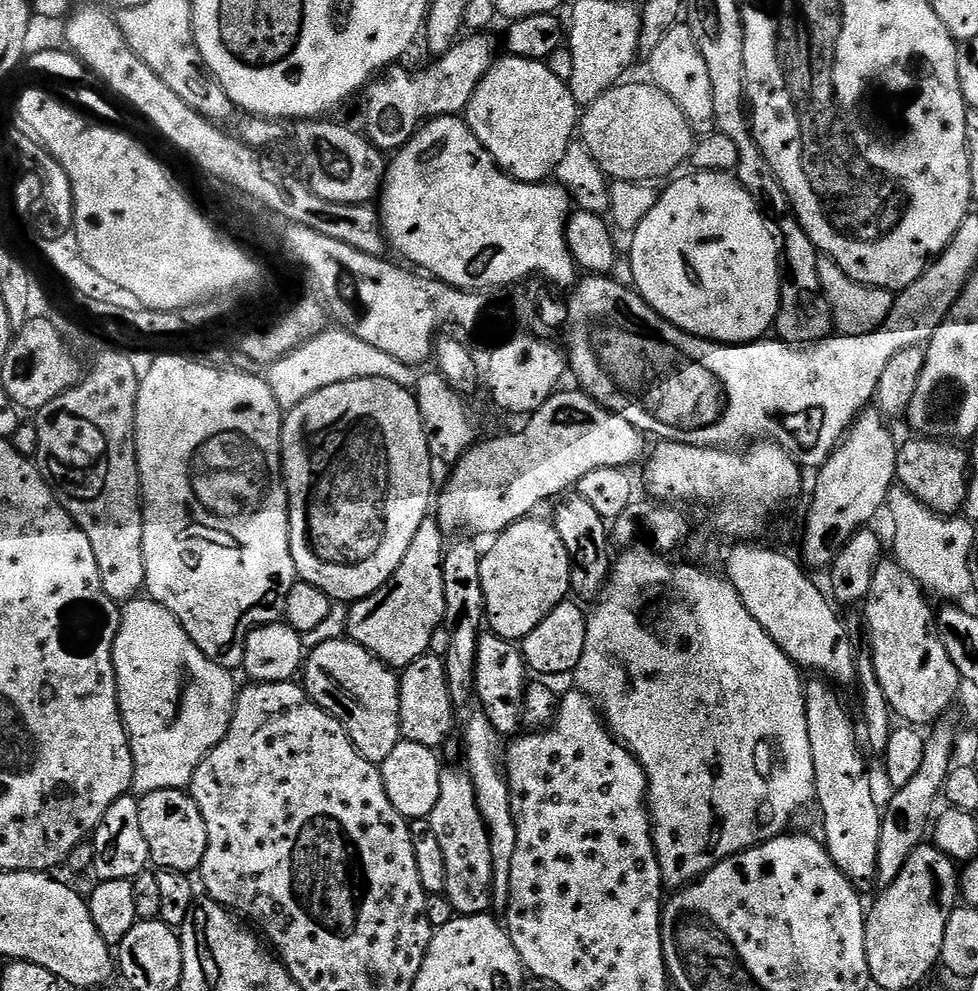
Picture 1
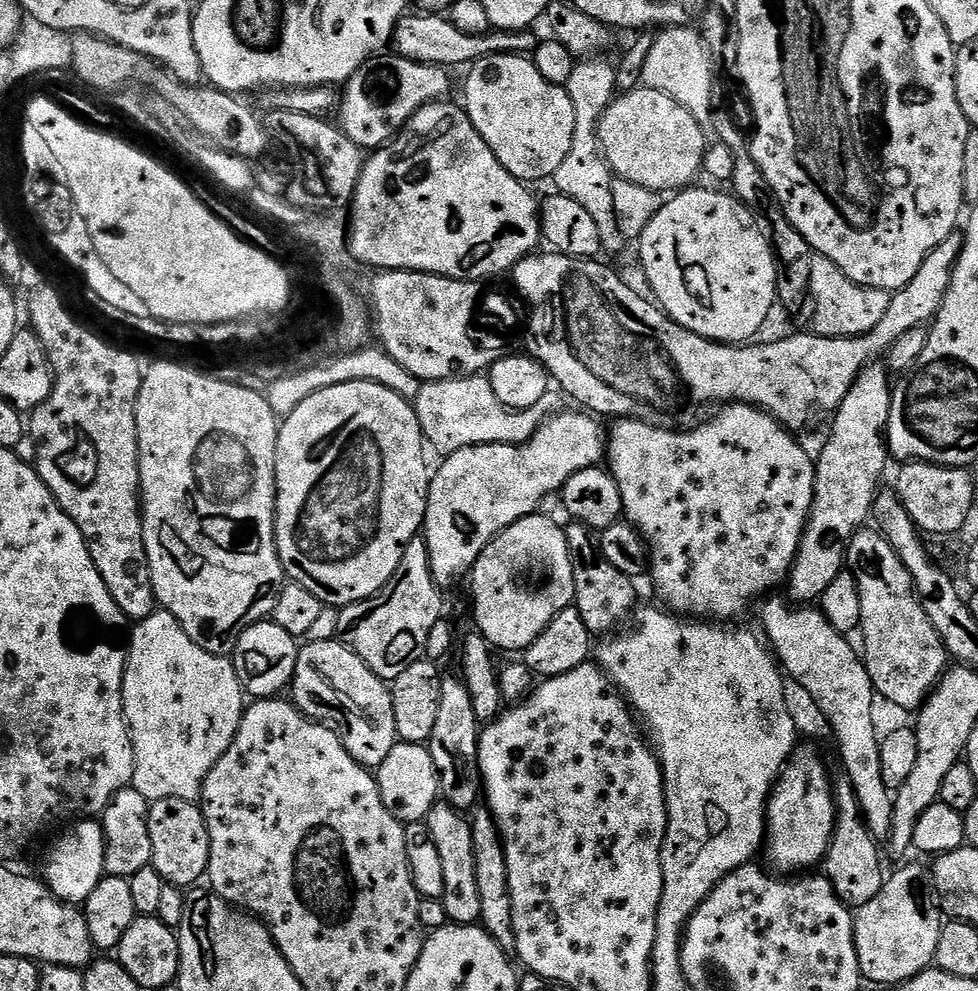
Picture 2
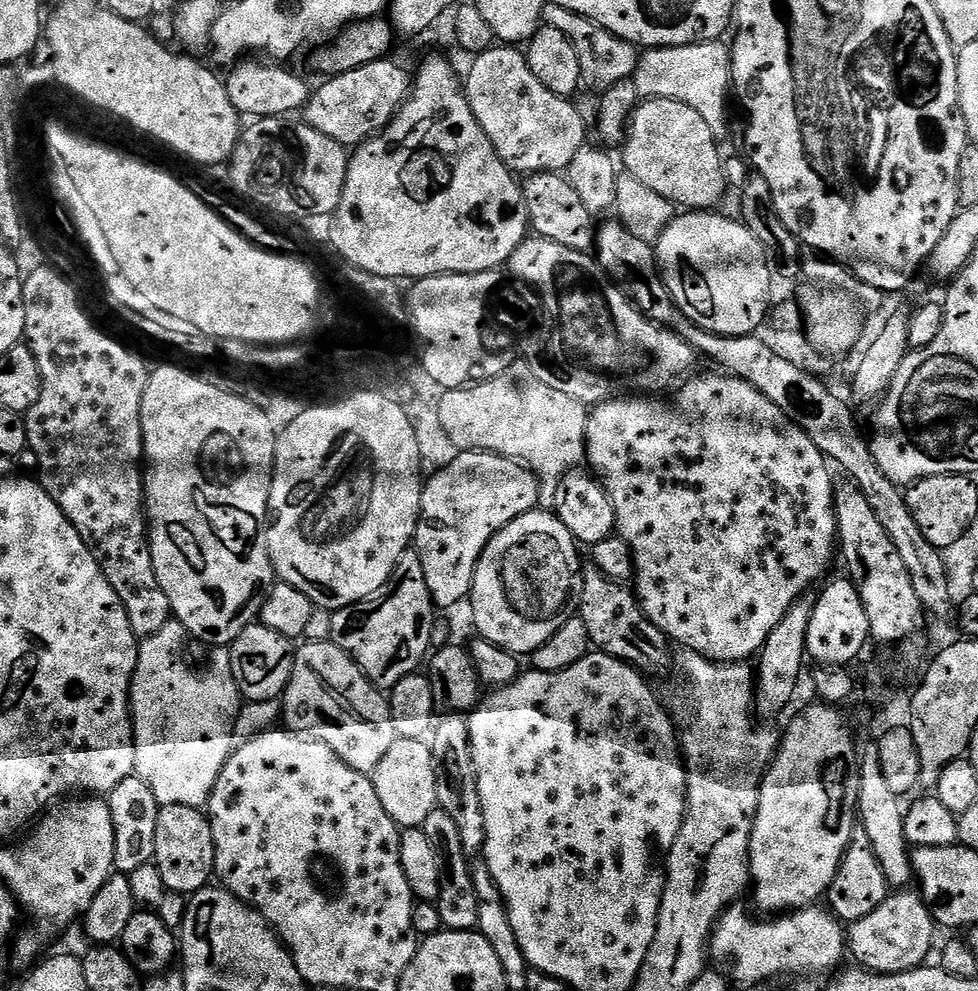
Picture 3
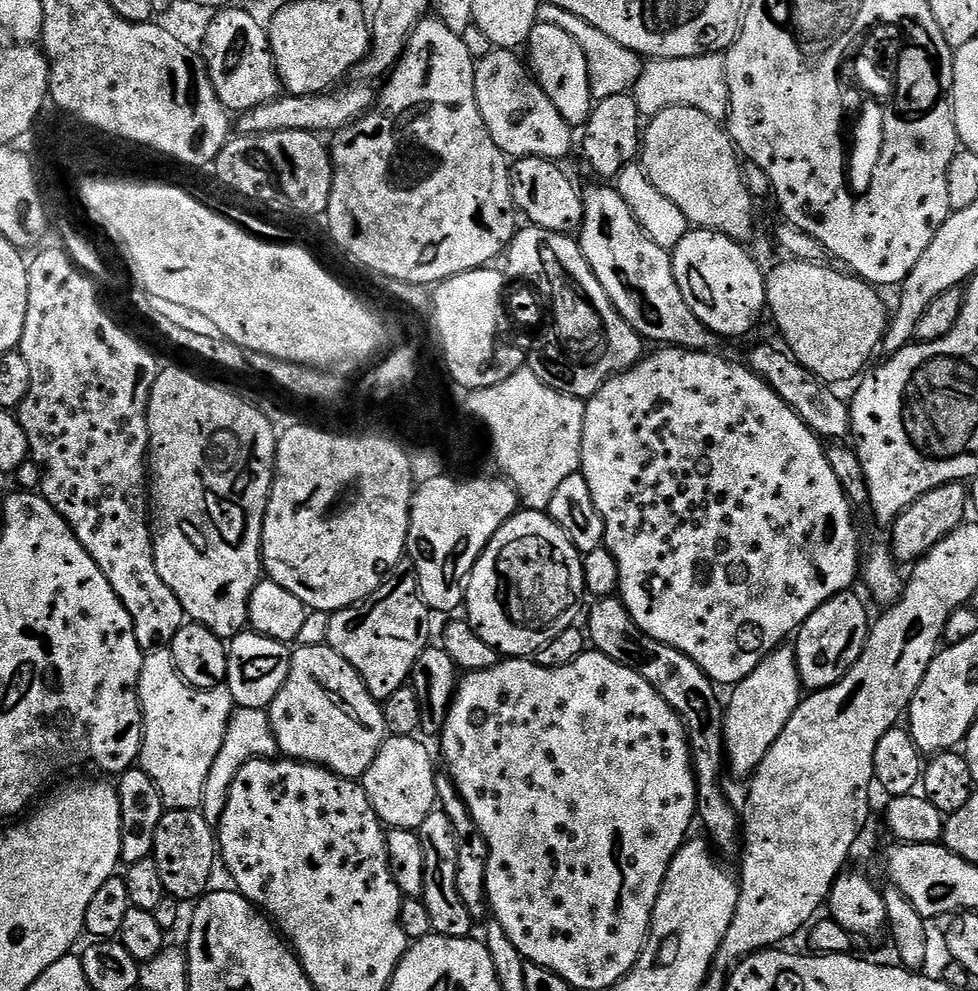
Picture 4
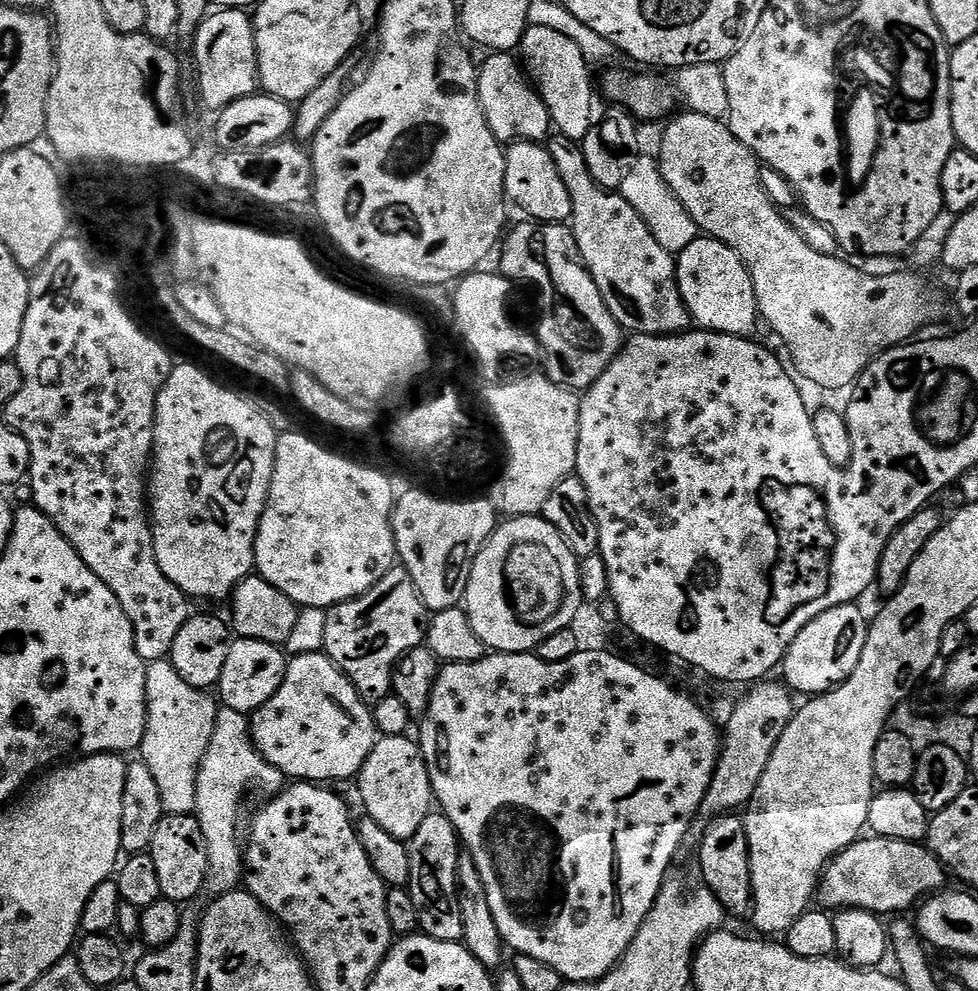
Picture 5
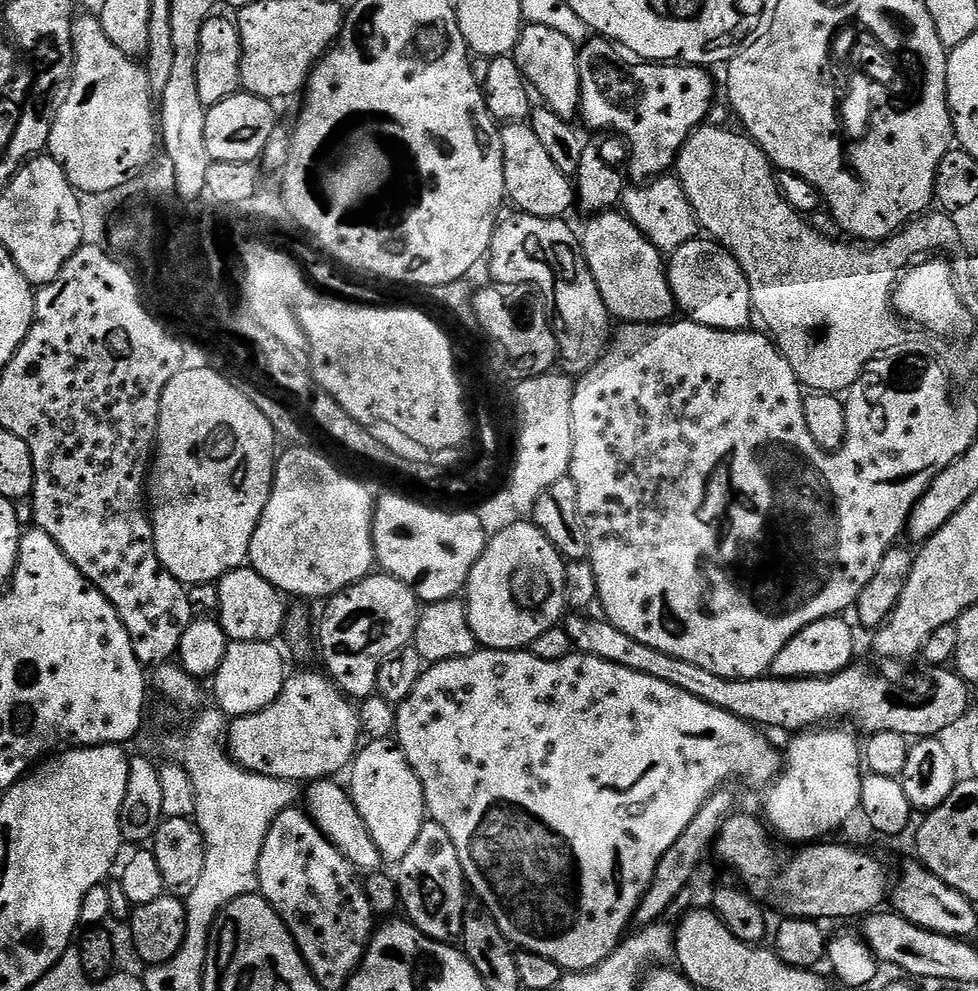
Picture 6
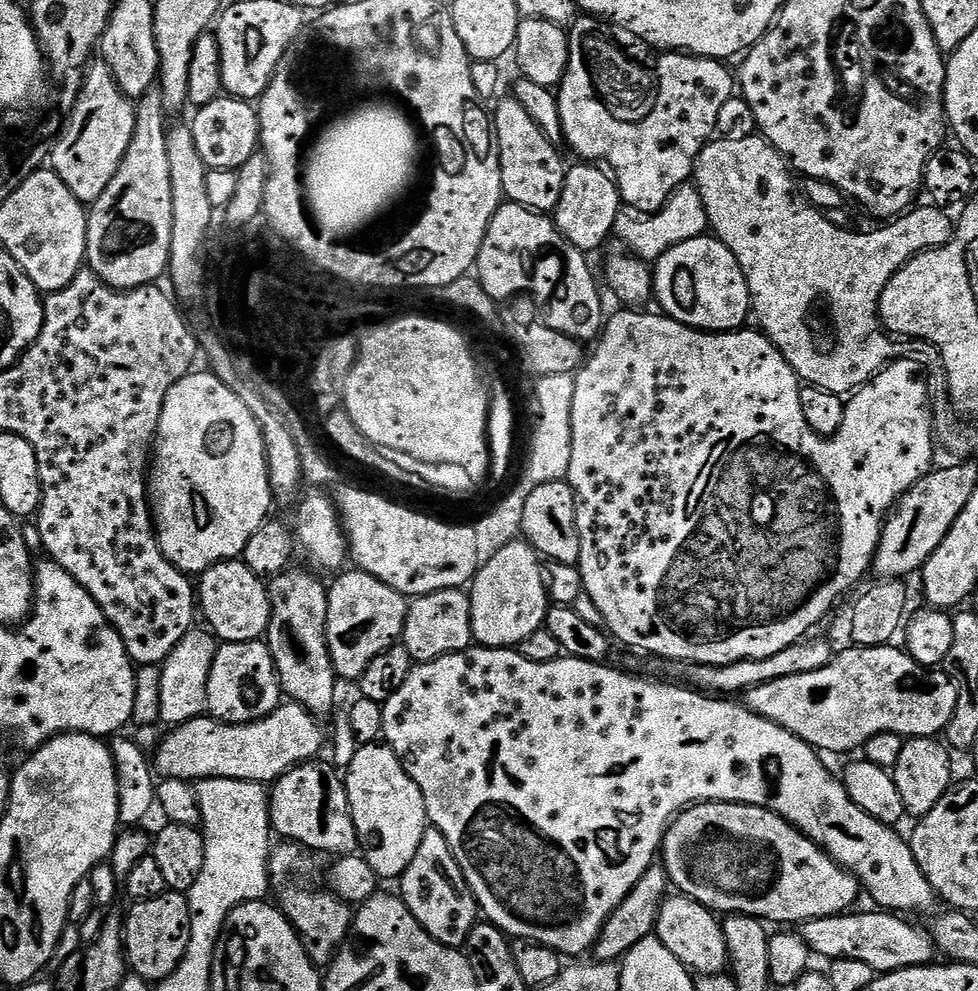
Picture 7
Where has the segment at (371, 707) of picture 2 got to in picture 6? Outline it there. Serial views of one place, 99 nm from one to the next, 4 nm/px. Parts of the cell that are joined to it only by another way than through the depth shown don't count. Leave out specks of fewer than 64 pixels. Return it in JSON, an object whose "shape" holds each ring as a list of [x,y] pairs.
{"shape":[[[323,671],[296,672],[284,681],[284,689],[270,706],[254,714],[237,716],[228,725],[226,751],[240,767],[259,776],[279,780],[311,782],[339,777],[339,772],[355,760],[362,744],[360,713],[357,705],[345,696]]]}

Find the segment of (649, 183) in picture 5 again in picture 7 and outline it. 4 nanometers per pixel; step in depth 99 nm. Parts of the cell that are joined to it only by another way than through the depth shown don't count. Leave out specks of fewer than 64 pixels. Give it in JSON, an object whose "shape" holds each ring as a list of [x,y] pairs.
{"shape":[[[689,182],[683,184],[678,190],[674,190],[672,197],[654,213],[644,214],[638,218],[635,211],[621,210],[616,219],[614,236],[615,239],[620,239],[621,242],[628,247],[625,249],[627,249],[631,255],[635,256],[636,259],[645,262],[655,262],[662,258],[662,254],[666,254],[666,250],[670,250],[682,242],[690,242],[690,238],[698,238],[699,236],[705,235],[708,231],[708,215],[706,214],[706,206],[702,202],[702,194],[696,189],[695,183]]]}

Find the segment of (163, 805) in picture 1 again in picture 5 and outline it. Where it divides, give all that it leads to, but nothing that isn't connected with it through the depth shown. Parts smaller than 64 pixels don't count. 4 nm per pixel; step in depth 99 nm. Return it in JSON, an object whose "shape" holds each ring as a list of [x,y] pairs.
{"shape":[[[165,814],[158,822],[158,830],[154,830],[150,855],[154,858],[163,899],[184,906],[187,905],[187,900],[192,900],[199,892],[205,891],[208,883],[206,838],[202,834],[202,826],[198,826],[195,815]]]}

